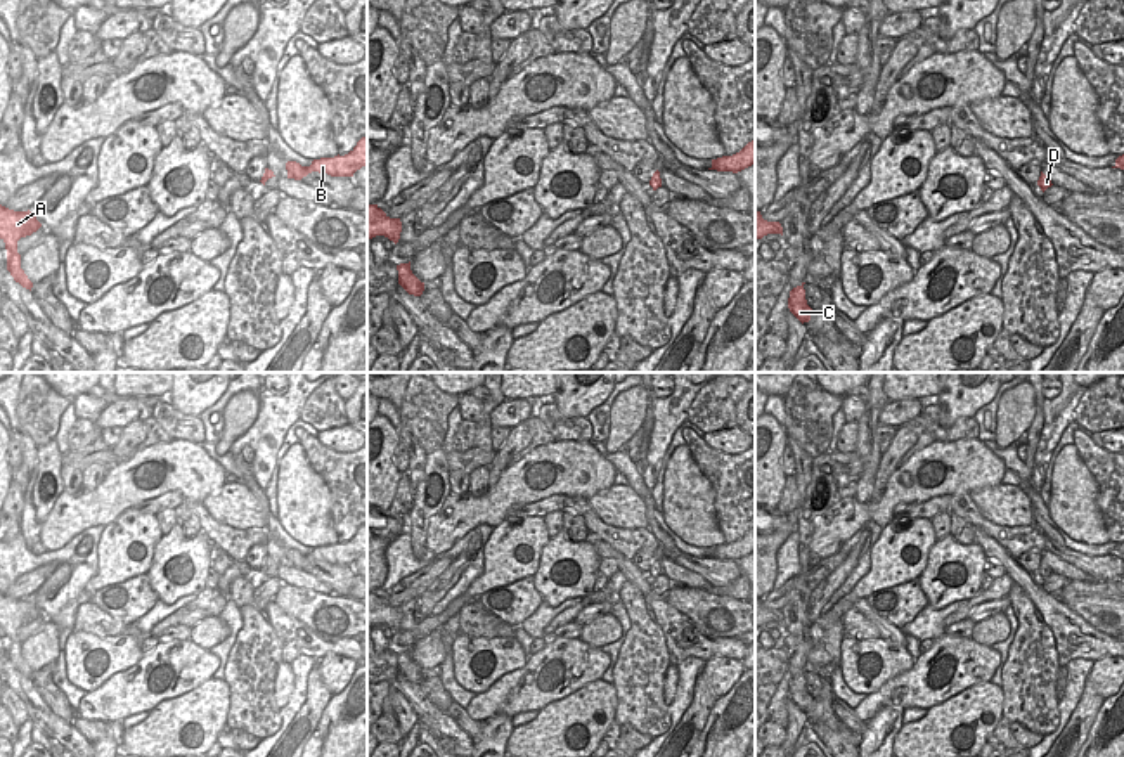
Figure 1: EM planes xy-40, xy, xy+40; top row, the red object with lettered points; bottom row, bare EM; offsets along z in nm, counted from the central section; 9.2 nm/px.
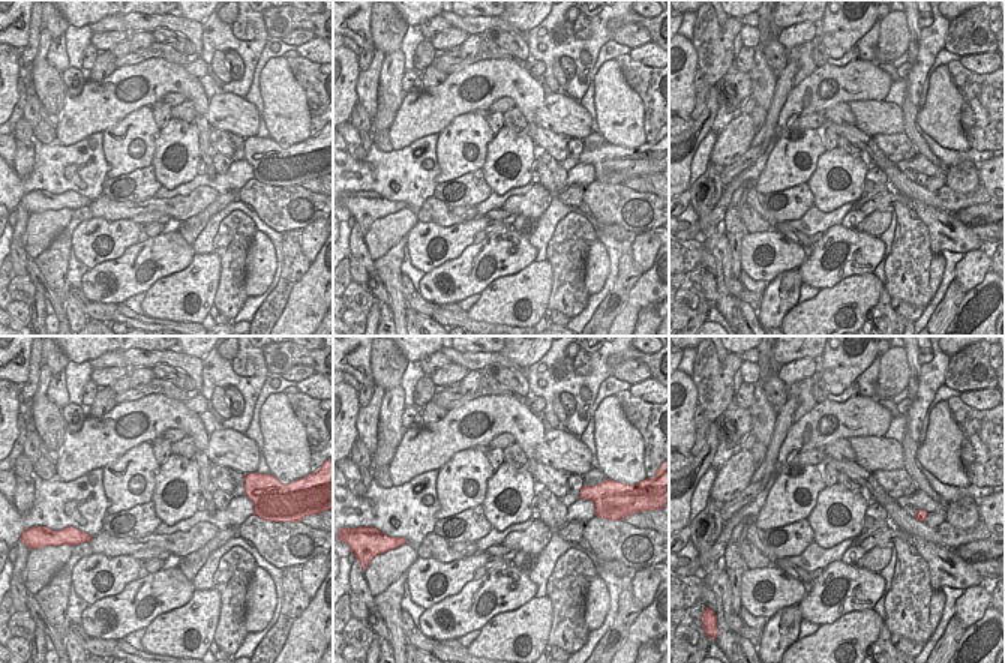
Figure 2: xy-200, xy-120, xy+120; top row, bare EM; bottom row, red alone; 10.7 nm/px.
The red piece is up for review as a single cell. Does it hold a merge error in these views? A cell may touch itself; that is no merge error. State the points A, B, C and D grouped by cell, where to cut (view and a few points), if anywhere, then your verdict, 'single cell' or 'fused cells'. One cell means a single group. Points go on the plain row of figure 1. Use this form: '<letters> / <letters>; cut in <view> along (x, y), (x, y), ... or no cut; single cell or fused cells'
A B C D; no cut; single cell

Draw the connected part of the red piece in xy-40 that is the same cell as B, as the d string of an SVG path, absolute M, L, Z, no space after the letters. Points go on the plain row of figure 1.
M362 525L357 534L345 544L313 547L310 554L301 554L296 549L287 549L287 566L301 568L312 560L327 561L331 565L353 565L357 558L367 554L367 525Z

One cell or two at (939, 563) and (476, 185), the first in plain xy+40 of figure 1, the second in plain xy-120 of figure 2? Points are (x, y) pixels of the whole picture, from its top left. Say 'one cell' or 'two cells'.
two cells

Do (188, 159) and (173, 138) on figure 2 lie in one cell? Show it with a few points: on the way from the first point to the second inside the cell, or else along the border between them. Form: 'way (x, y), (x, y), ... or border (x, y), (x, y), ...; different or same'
way (188, 153), (179, 143); same

